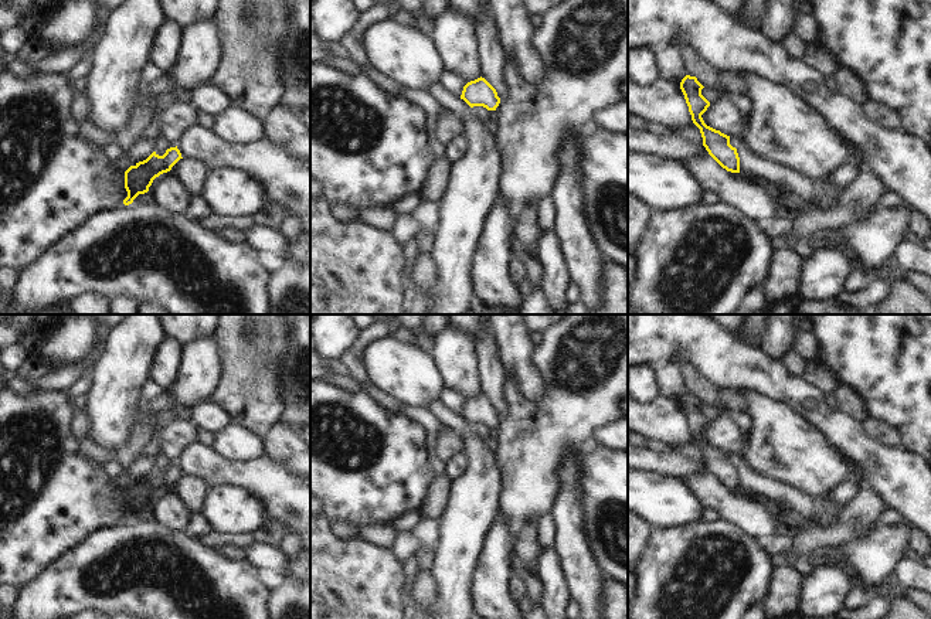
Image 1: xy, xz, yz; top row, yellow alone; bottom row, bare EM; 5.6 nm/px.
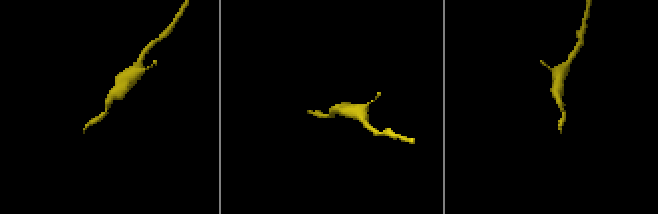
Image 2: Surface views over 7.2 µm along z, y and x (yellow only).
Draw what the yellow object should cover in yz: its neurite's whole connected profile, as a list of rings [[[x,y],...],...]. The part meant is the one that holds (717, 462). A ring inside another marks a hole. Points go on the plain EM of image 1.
[[[686,392],[680,399],[692,438],[700,446],[703,463],[723,486],[740,490],[740,475],[737,466],[730,462],[730,453],[707,443],[701,435],[710,424],[710,419],[701,412],[703,405],[696,394]]]

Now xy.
[[[176,463],[167,466],[163,473],[153,469],[146,477],[130,483],[125,489],[128,514],[123,517],[123,521],[129,523],[139,511],[147,510],[153,497],[160,492],[170,489],[180,476],[183,475]]]

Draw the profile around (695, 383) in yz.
[[[676,354],[673,363],[680,368],[686,392],[696,394],[704,405],[723,408],[724,416],[730,416],[730,411],[723,405],[716,385],[703,377],[692,360]]]

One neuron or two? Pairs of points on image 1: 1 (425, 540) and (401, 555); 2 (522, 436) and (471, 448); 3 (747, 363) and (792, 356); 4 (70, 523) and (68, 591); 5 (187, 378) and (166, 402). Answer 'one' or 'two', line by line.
1: one
2: two
3: two
4: two
5: two

